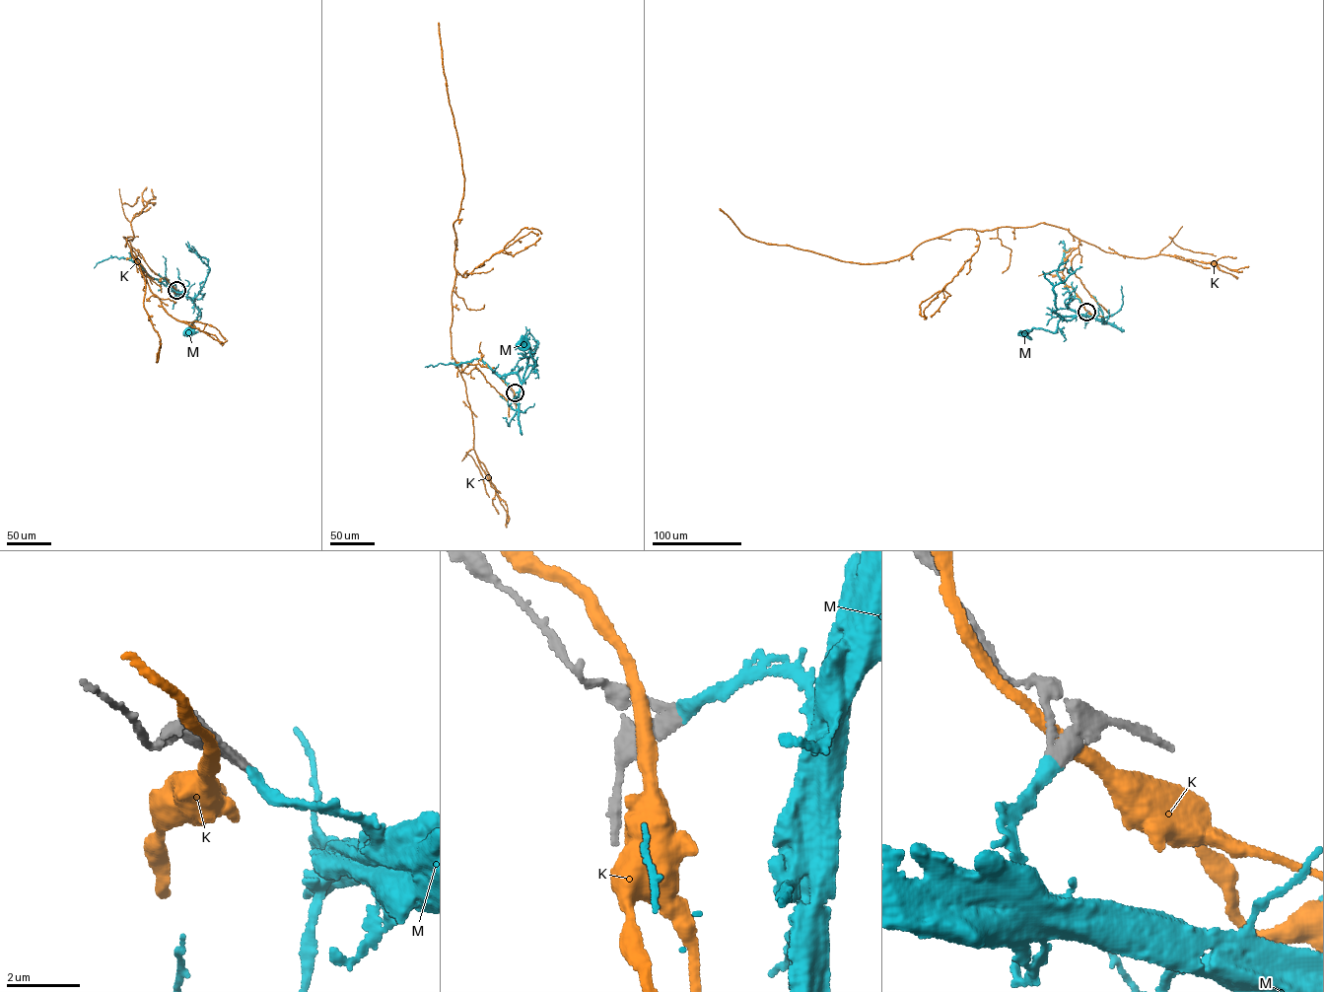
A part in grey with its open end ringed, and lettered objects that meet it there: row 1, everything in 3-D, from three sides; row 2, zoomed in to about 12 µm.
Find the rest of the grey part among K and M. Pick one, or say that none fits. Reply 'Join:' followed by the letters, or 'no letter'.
Join: M

